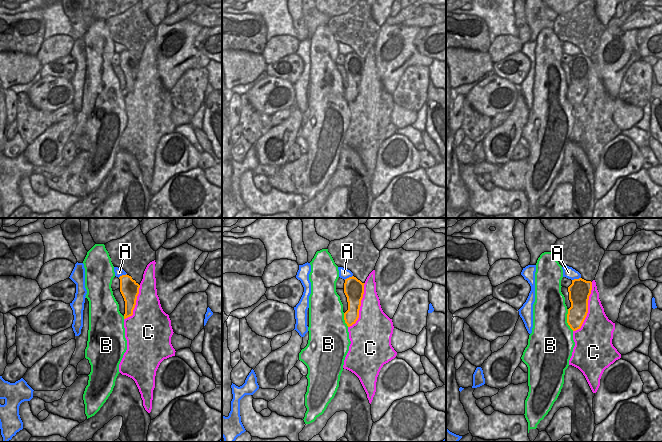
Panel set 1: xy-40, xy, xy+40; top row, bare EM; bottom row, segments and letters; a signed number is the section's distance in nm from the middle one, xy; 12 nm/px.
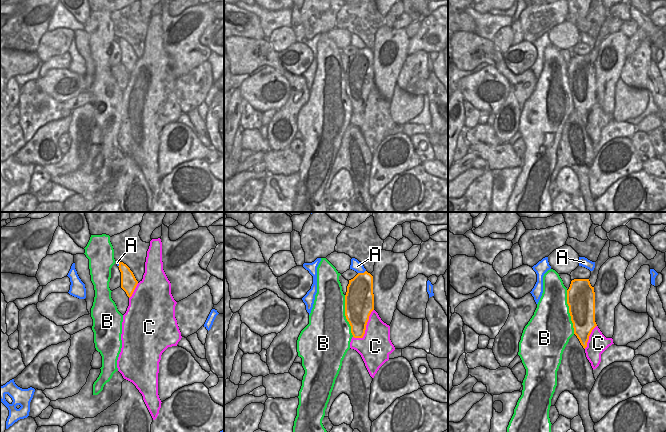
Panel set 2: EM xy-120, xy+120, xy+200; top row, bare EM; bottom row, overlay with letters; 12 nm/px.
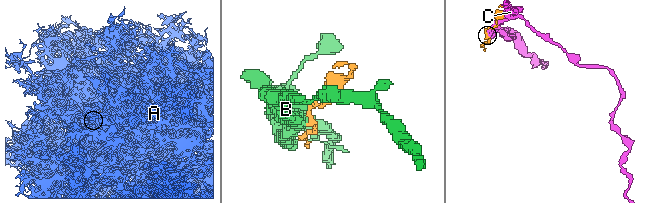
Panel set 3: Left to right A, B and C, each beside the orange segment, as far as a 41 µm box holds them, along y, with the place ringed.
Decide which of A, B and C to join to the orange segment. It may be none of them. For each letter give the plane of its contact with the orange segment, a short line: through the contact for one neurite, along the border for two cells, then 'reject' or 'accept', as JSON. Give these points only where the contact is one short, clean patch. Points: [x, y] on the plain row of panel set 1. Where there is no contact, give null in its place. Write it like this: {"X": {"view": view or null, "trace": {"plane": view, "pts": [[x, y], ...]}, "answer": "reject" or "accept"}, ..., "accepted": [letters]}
{"A": {"view": "xy+40", "answer": "reject"}, "B": {"view": "xy+40", "answer": "reject"}, "C": {"view": "xy+40", "answer": "reject"}, "accepted": []}

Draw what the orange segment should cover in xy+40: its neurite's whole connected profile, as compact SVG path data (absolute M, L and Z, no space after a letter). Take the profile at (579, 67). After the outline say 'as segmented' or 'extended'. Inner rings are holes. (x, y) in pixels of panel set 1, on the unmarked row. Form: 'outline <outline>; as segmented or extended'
outline M582 54L572 56L568 63L571 83L568 85L567 99L573 107L581 104L587 89L592 58Z; as segmented

